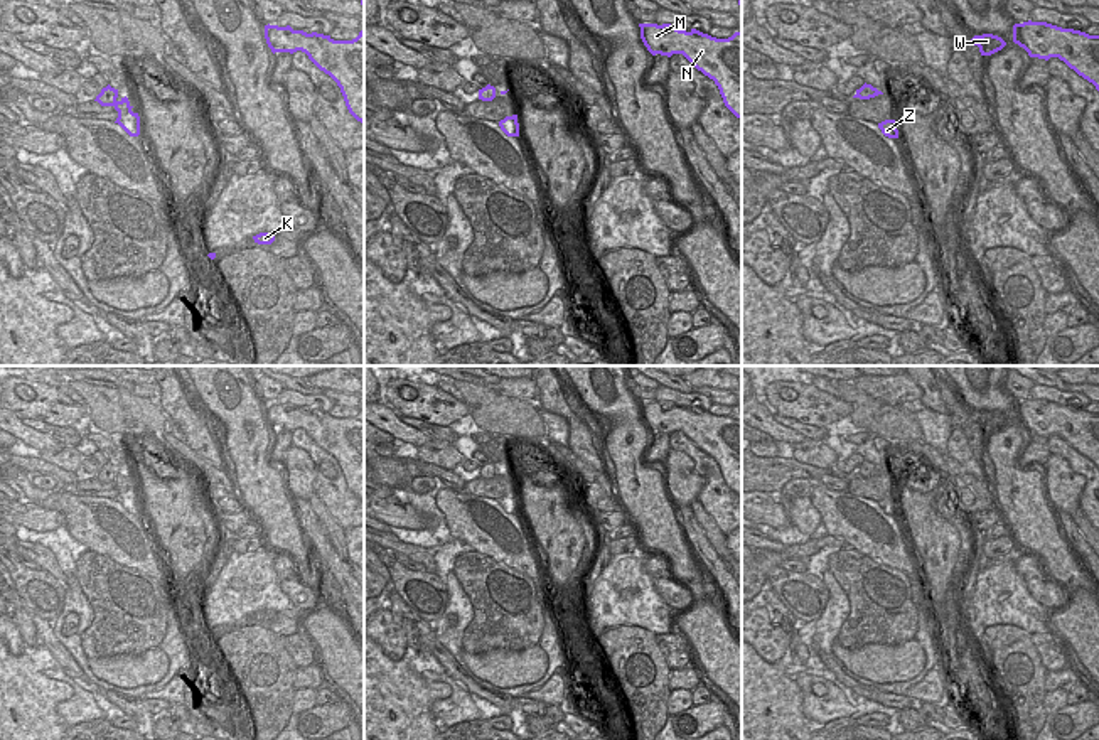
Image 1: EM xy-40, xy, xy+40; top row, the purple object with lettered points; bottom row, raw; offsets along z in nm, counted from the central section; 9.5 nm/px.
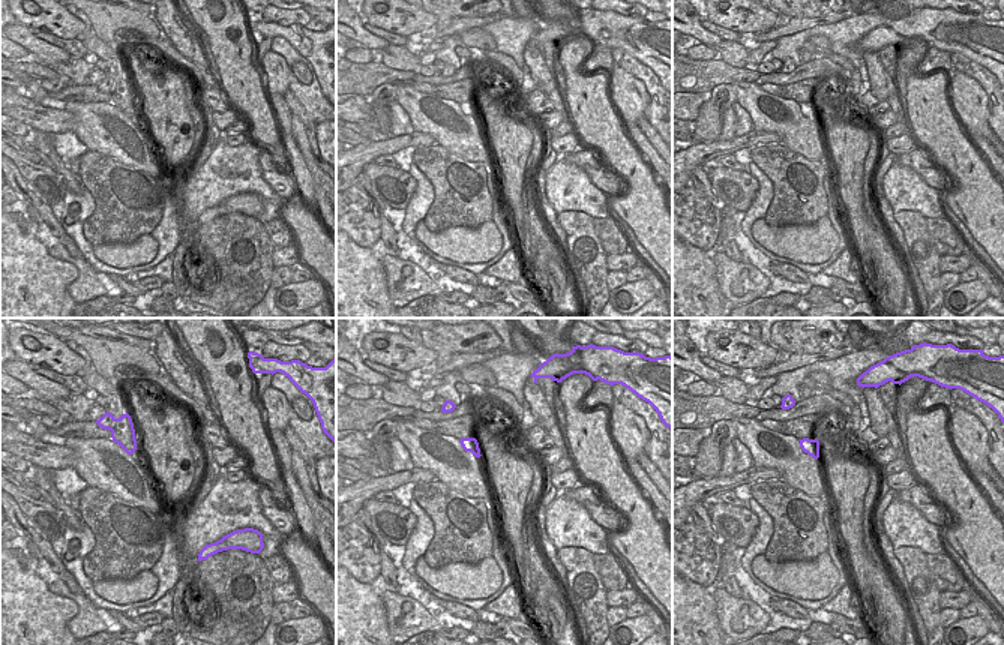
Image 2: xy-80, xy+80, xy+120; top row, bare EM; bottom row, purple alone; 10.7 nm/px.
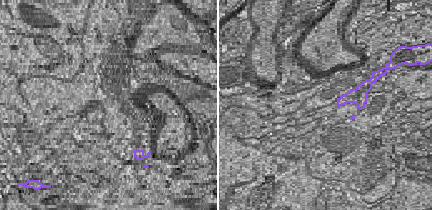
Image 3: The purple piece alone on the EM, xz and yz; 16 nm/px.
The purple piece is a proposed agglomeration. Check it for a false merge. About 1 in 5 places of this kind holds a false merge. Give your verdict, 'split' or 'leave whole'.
leave whole

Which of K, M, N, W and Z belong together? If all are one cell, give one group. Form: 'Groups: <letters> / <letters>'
Groups: K M N W Z

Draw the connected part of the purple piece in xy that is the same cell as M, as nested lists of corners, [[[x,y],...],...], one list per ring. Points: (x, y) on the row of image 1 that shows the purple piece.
[[[639,24],[639,27],[641,39],[652,56],[683,54],[698,71],[715,81],[725,106],[742,120],[742,32],[728,39],[716,39],[696,29],[679,30],[671,24]]]

